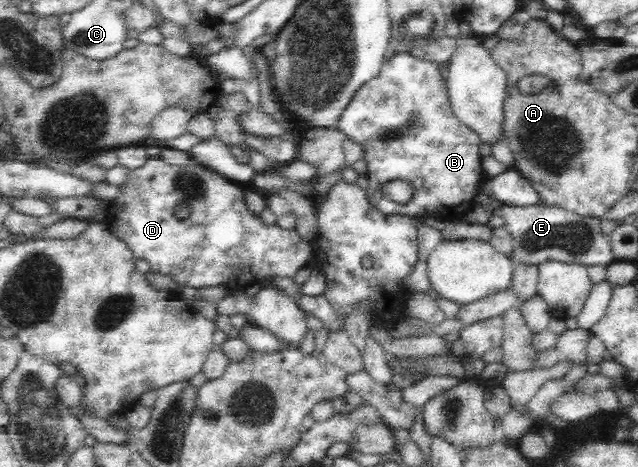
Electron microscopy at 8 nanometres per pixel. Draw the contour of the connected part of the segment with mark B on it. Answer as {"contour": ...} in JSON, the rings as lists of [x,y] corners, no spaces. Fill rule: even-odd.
{"contour":[[[409,52],[395,53],[389,60],[382,64],[380,73],[373,79],[363,84],[361,88],[355,93],[355,96],[351,99],[351,102],[347,105],[347,108],[343,111],[341,119],[336,124],[335,129],[339,134],[342,134],[345,139],[352,140],[355,144],[358,144],[363,149],[363,162],[367,165],[367,171],[365,176],[368,178],[369,187],[365,190],[367,199],[371,206],[376,210],[379,210],[382,214],[405,214],[411,217],[419,217],[427,214],[437,214],[437,216],[443,221],[455,220],[459,216],[463,216],[463,213],[469,211],[475,205],[475,198],[482,192],[482,187],[490,178],[483,171],[483,164],[481,163],[482,155],[479,153],[479,147],[481,146],[481,137],[479,133],[475,132],[475,129],[461,123],[461,121],[453,113],[450,100],[448,99],[448,88],[445,78],[441,75],[438,67],[432,62],[422,56],[415,57]],[[391,180],[404,180],[411,189],[411,196],[407,198],[407,202],[393,202],[387,200],[387,198],[381,196],[381,186]]]}

